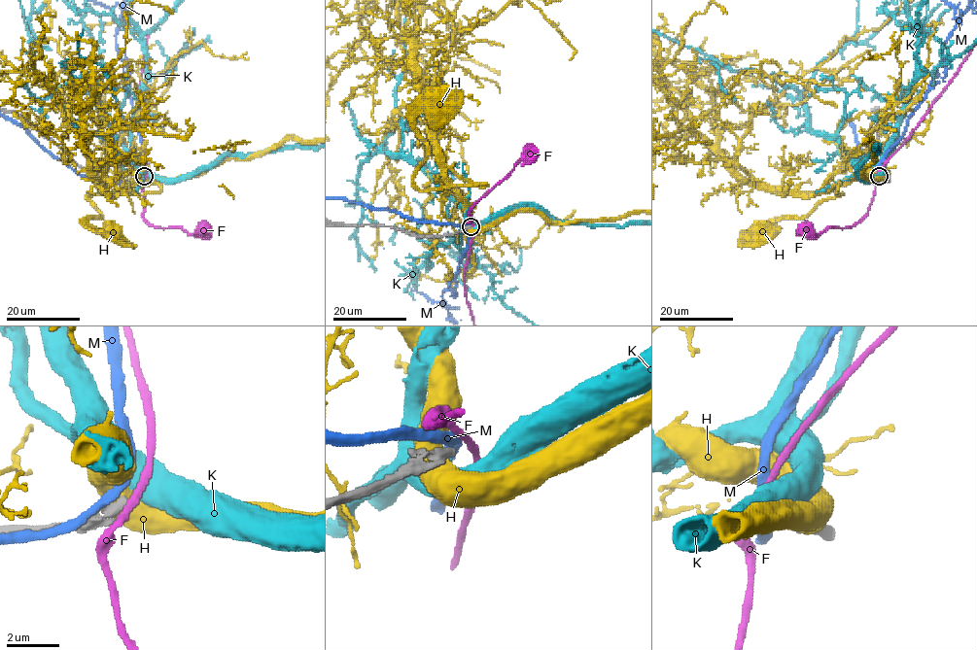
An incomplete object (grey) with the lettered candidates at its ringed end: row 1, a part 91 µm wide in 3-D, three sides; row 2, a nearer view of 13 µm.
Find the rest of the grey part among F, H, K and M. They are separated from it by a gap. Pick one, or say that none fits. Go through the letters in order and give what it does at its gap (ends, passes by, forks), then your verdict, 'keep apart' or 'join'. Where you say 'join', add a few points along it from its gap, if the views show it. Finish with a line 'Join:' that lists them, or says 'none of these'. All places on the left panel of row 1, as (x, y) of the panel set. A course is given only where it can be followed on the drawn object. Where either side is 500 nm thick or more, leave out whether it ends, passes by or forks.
F: it passes by | keep apart
H: keep apart
K: keep apart
M: it passes by | keep apart
Join: none of these

